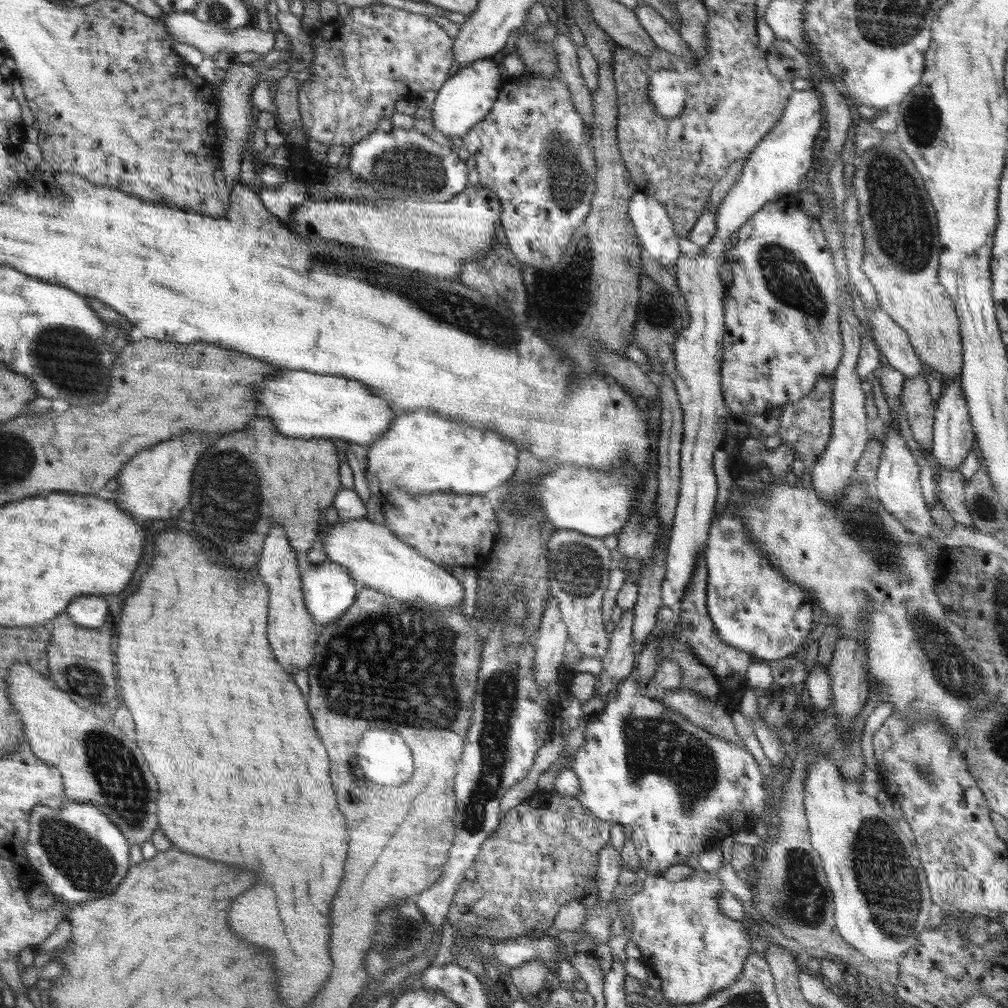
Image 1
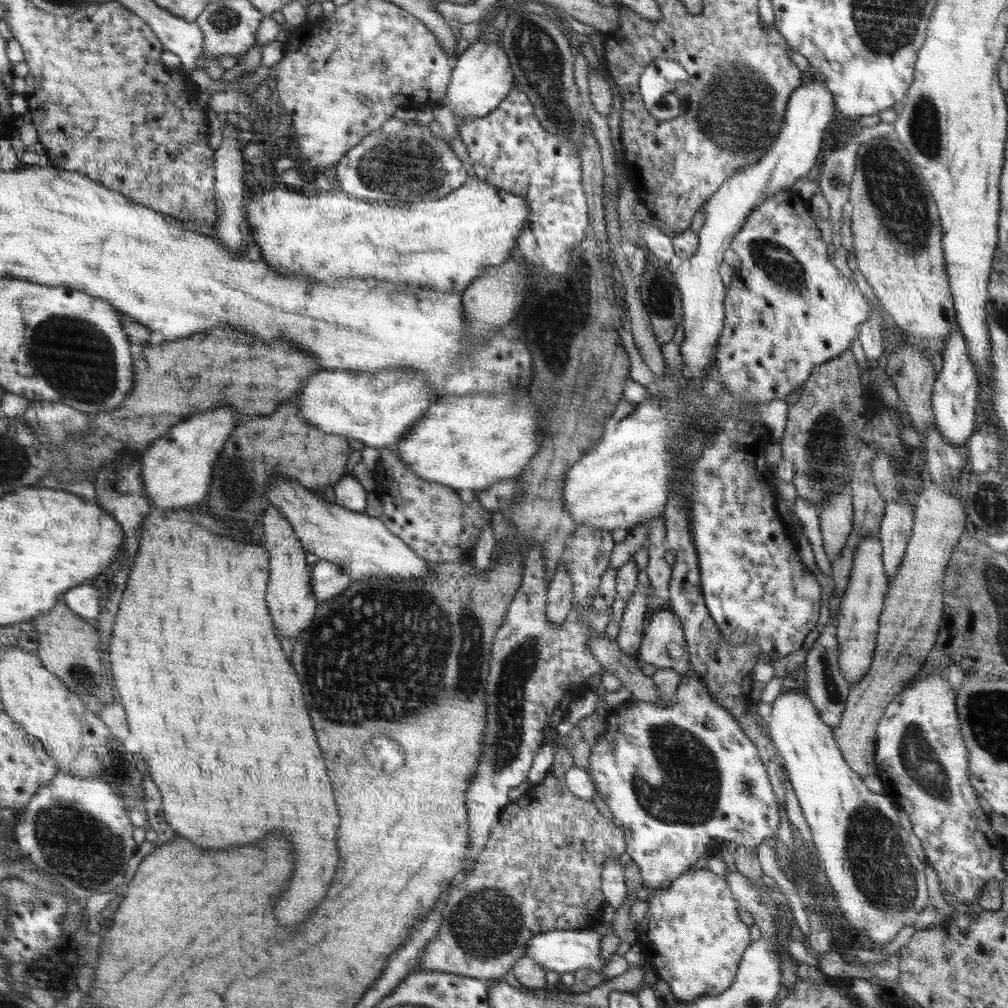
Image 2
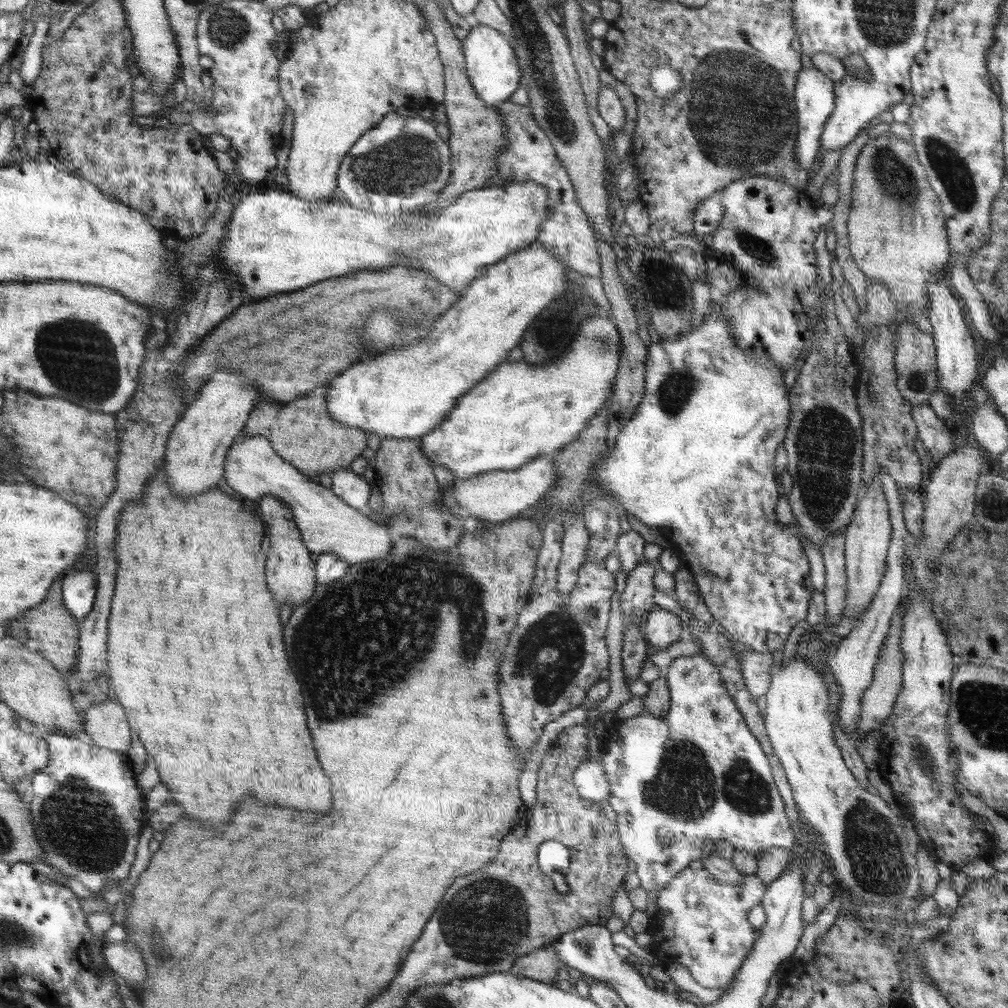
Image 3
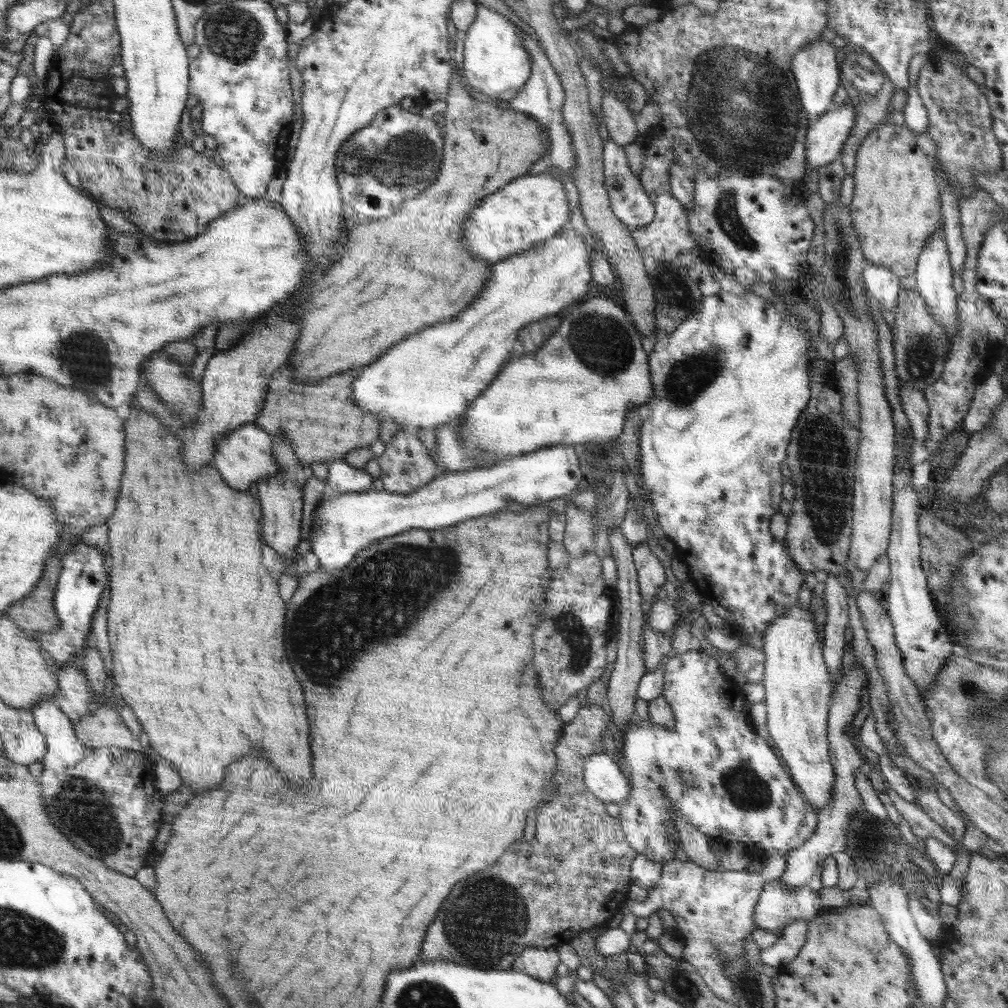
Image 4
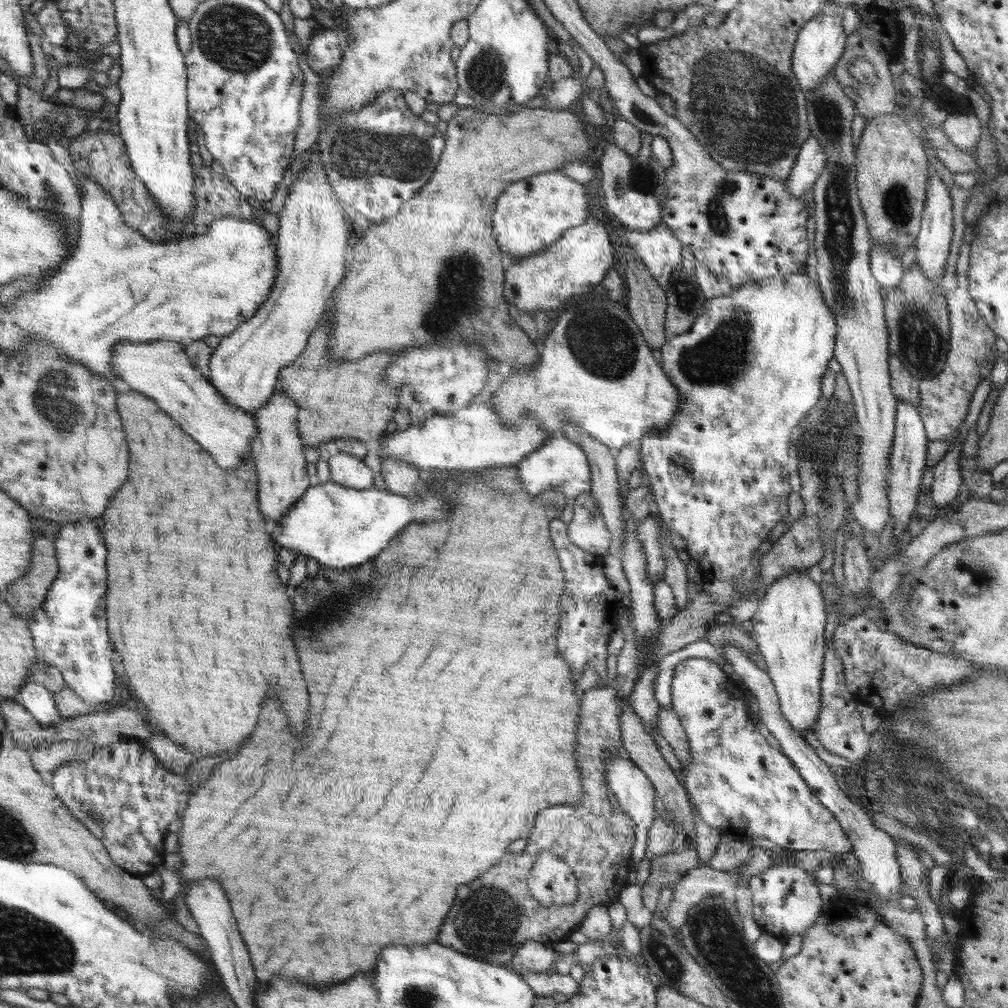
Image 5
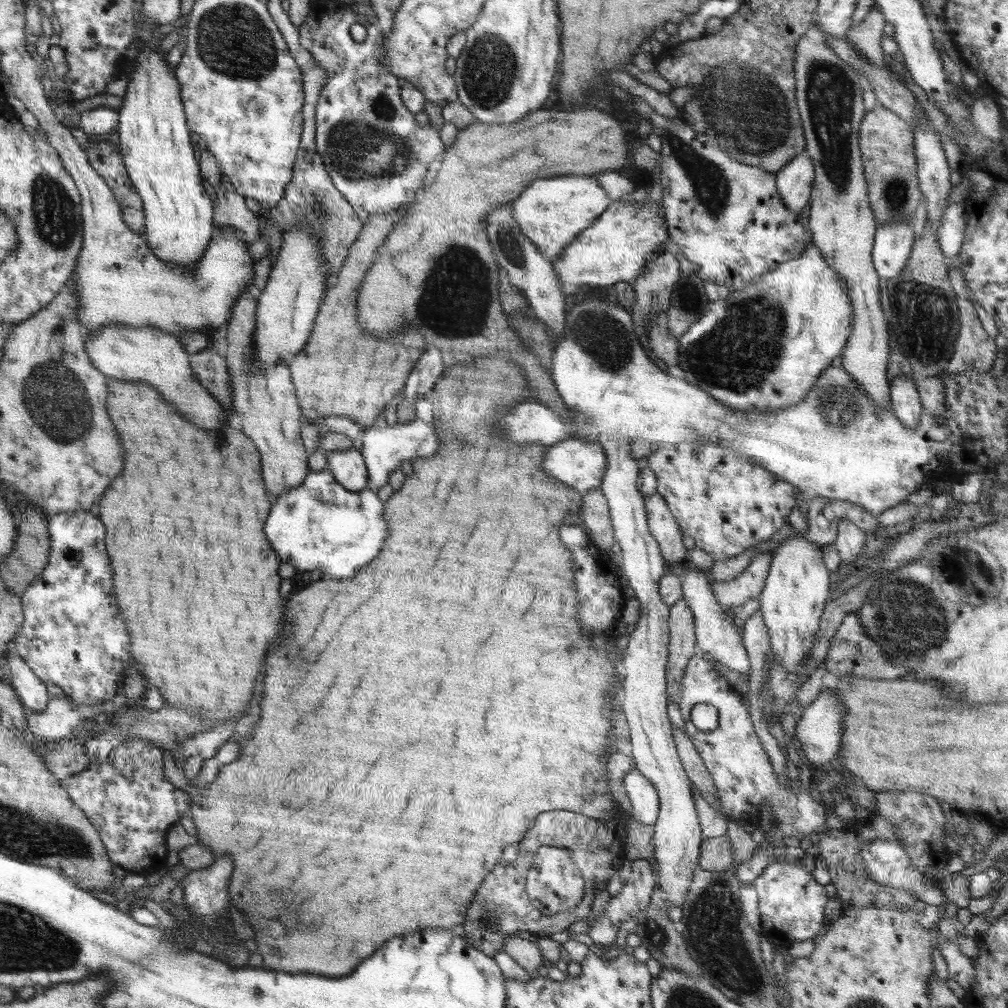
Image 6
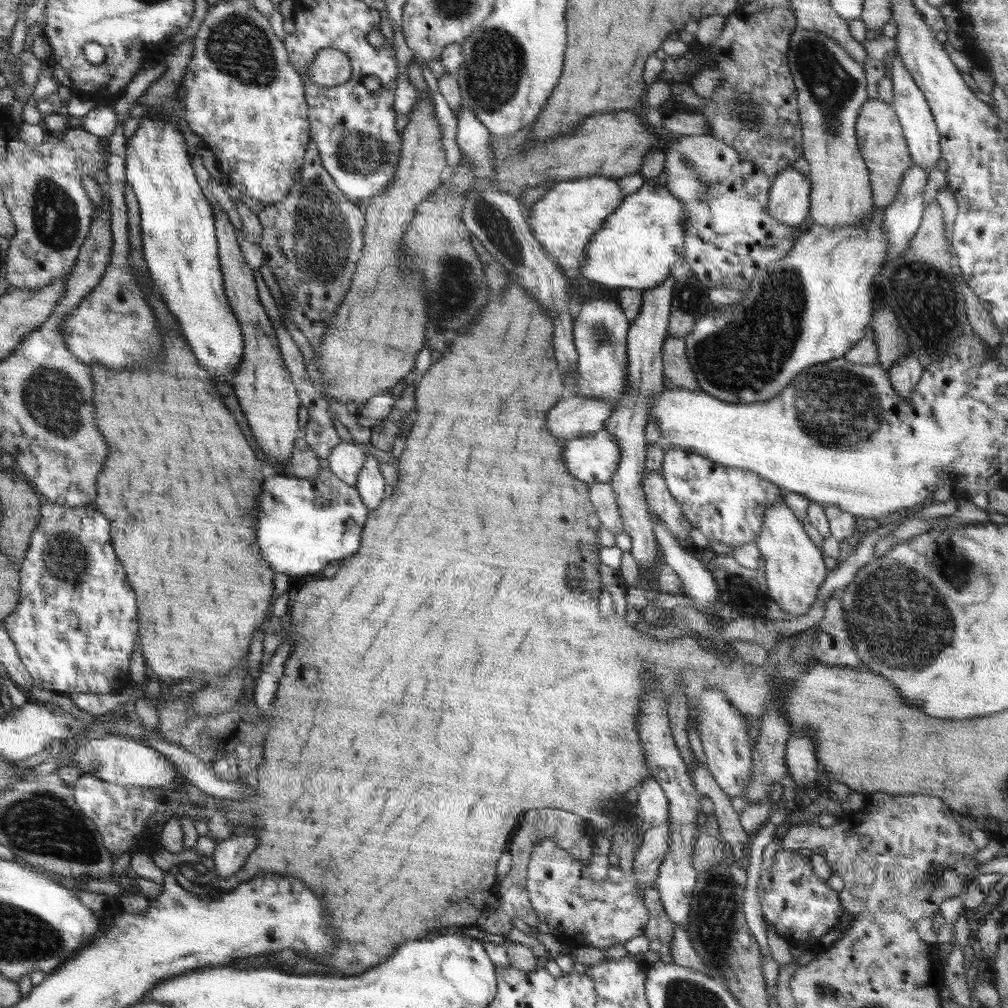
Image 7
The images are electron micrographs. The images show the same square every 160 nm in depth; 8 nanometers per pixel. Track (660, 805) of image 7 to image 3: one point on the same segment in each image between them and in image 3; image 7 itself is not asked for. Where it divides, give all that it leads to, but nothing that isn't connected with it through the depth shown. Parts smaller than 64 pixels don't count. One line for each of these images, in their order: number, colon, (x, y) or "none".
3: (590, 780)
4: (603, 776)
5: (636, 794)
6: (645, 801)

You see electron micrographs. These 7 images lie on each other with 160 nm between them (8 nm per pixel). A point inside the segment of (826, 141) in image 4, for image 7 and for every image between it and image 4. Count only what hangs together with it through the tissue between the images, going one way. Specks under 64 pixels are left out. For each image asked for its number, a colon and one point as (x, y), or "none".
5: (810, 161)
6: (794, 181)
7: (789, 202)

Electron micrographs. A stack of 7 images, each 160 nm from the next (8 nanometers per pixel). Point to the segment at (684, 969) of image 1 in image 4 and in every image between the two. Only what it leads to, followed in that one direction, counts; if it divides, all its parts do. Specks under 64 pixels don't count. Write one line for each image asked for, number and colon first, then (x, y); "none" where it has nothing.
2: (692, 936)
3: (705, 927)
4: (714, 910)

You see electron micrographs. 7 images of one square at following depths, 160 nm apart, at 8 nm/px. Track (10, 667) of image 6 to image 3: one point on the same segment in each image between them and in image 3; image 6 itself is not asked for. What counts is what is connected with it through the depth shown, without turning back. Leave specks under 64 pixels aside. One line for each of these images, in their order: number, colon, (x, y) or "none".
3: (89, 812)
4: (104, 799)
5: (33, 696)

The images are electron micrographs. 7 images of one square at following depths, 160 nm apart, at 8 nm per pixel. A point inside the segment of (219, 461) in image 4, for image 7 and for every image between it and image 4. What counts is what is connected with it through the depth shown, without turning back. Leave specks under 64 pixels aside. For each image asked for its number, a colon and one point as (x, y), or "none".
5: (160, 369)
6: (127, 352)
7: (114, 326)

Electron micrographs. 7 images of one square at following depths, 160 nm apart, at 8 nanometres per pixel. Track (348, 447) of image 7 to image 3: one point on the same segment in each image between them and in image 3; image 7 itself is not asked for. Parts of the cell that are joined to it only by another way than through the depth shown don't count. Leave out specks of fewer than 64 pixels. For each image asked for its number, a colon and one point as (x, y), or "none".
3: (352, 488)
4: (343, 478)
5: (345, 469)
6: (348, 467)

